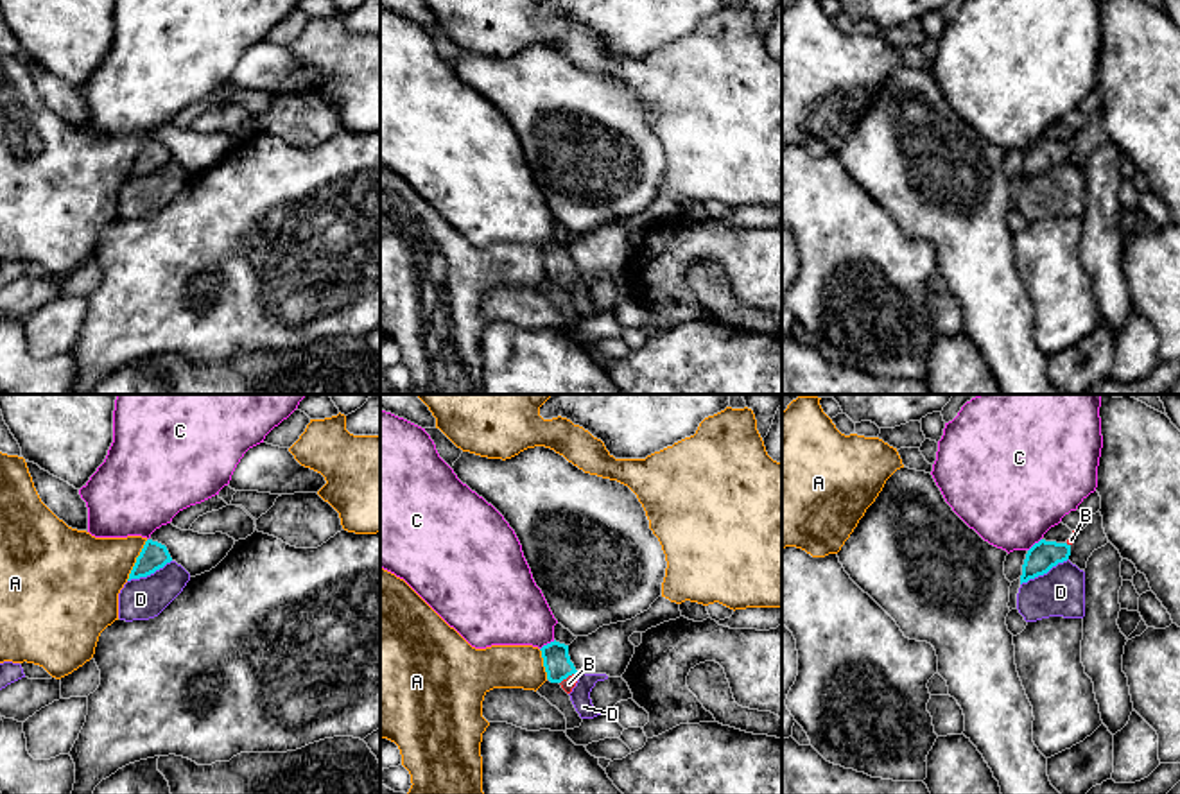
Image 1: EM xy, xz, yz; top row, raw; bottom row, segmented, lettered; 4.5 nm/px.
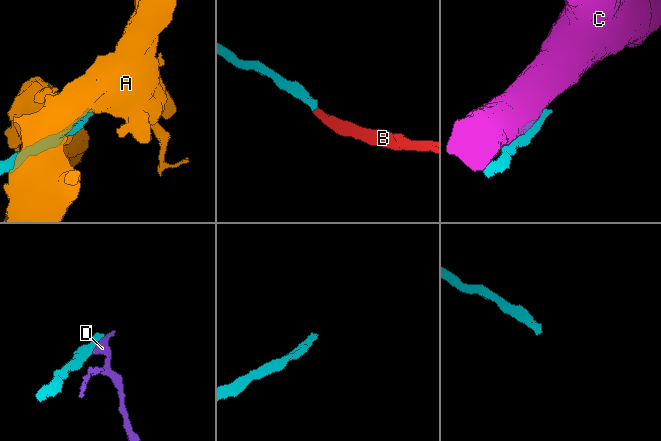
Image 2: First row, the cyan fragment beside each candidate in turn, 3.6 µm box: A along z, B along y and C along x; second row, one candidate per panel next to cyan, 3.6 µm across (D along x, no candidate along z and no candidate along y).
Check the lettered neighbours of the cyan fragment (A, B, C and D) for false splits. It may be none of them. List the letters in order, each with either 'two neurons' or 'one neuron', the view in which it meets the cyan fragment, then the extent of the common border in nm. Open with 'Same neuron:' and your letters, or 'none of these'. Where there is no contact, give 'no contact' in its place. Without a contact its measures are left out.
Same neuron: B
A: two neurons; contact in xy; length 200 nm
B: one neuron; contact in xz; length 90 nm
C: two neurons; contact in xz; length 80 nm
D: two neurons; contact in yz; length 240 nm

